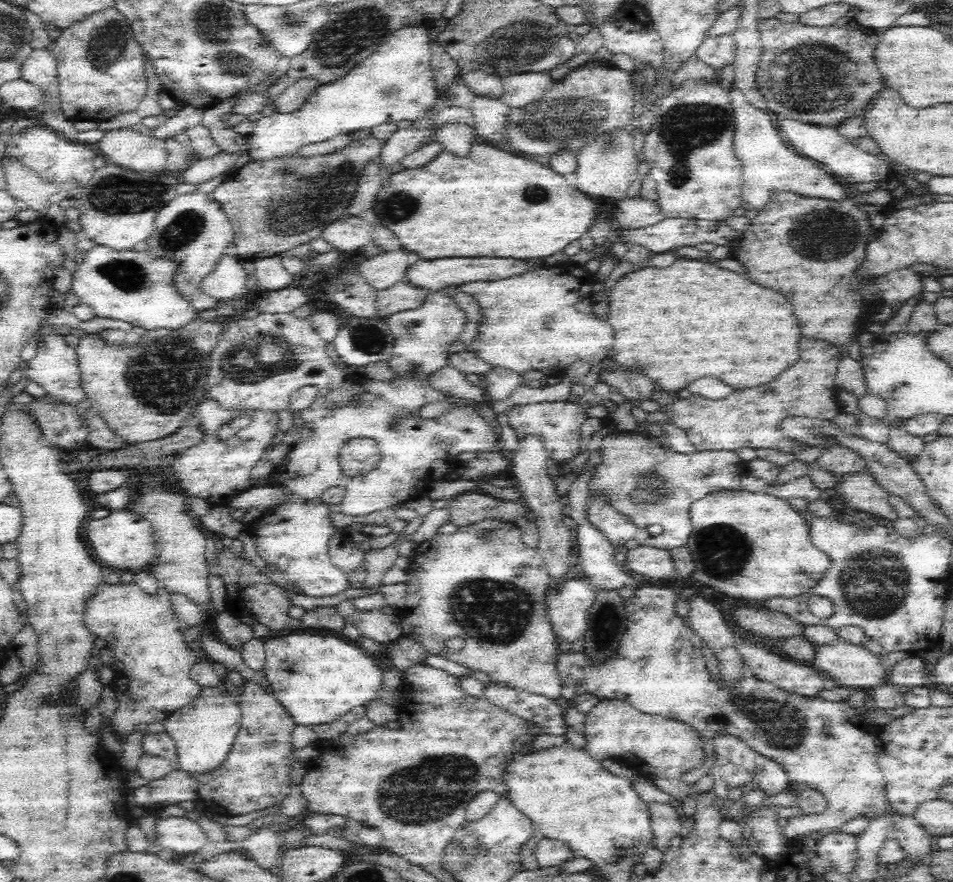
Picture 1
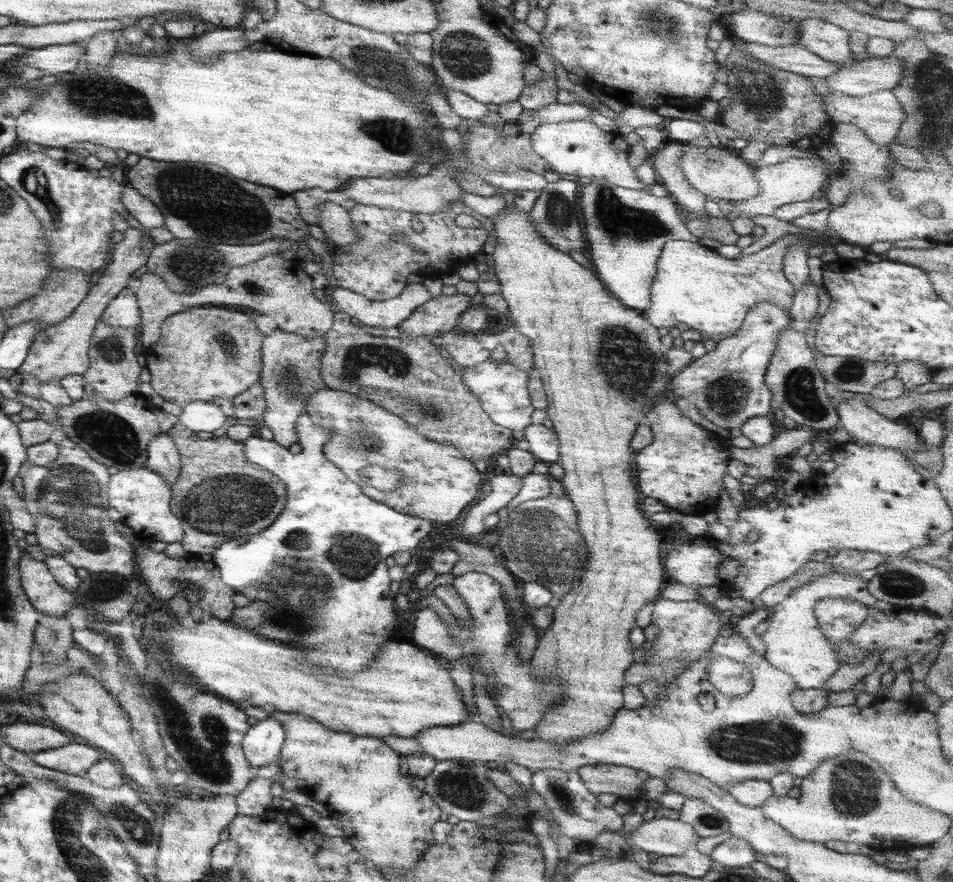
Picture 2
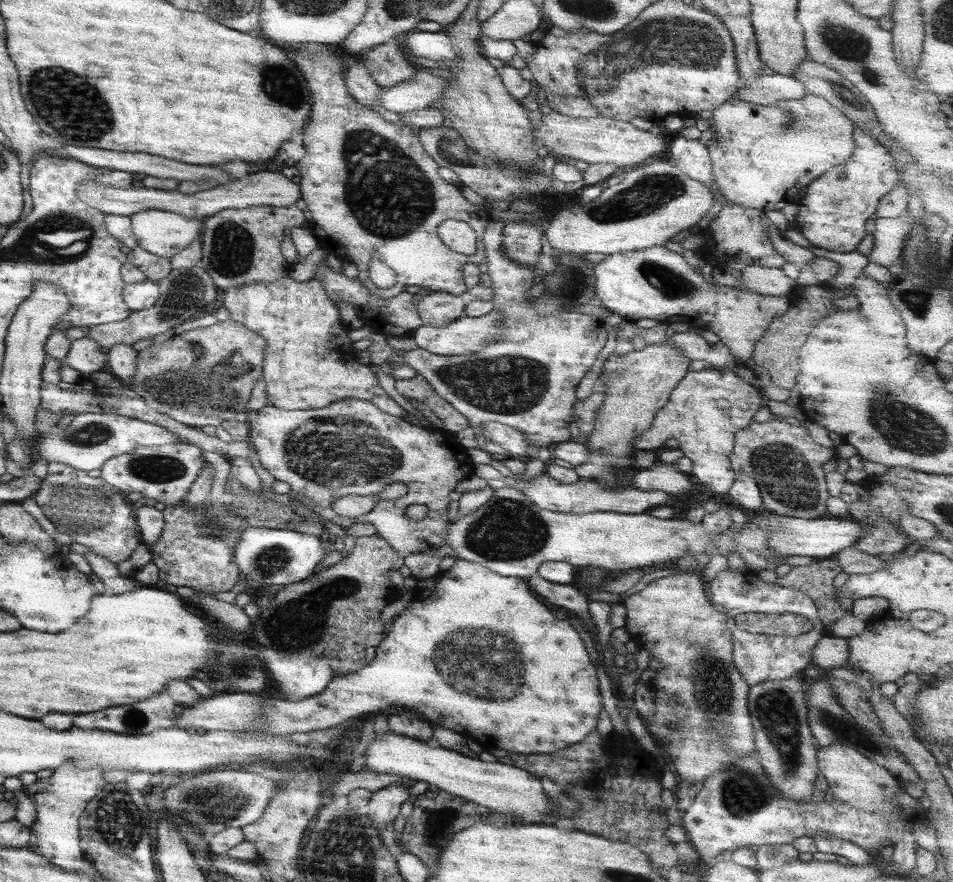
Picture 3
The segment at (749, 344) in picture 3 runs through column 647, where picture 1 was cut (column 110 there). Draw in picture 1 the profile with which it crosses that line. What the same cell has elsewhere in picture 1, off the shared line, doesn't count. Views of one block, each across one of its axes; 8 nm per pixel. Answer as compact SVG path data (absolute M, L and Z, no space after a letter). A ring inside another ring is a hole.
M96 245L83 259L78 259L78 270L74 272L71 292L79 298L80 304L92 308L94 316L100 318L112 318L112 320L124 320L133 326L140 326L144 330L151 331L159 328L178 330L193 320L199 318L199 311L191 306L190 301L175 290L174 275L178 272L178 262L169 258L156 258L145 252L134 250L114 250L102 245Z

